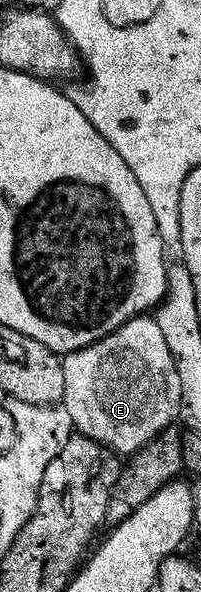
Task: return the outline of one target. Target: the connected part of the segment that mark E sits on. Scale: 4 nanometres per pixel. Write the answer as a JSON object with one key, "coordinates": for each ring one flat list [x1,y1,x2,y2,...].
{"coordinates":[[152,315,136,316,115,334,64,357,63,379,67,382,63,407,74,429,89,440,99,442,121,458,132,458,178,423,183,402,179,366,167,346,167,338]]}

